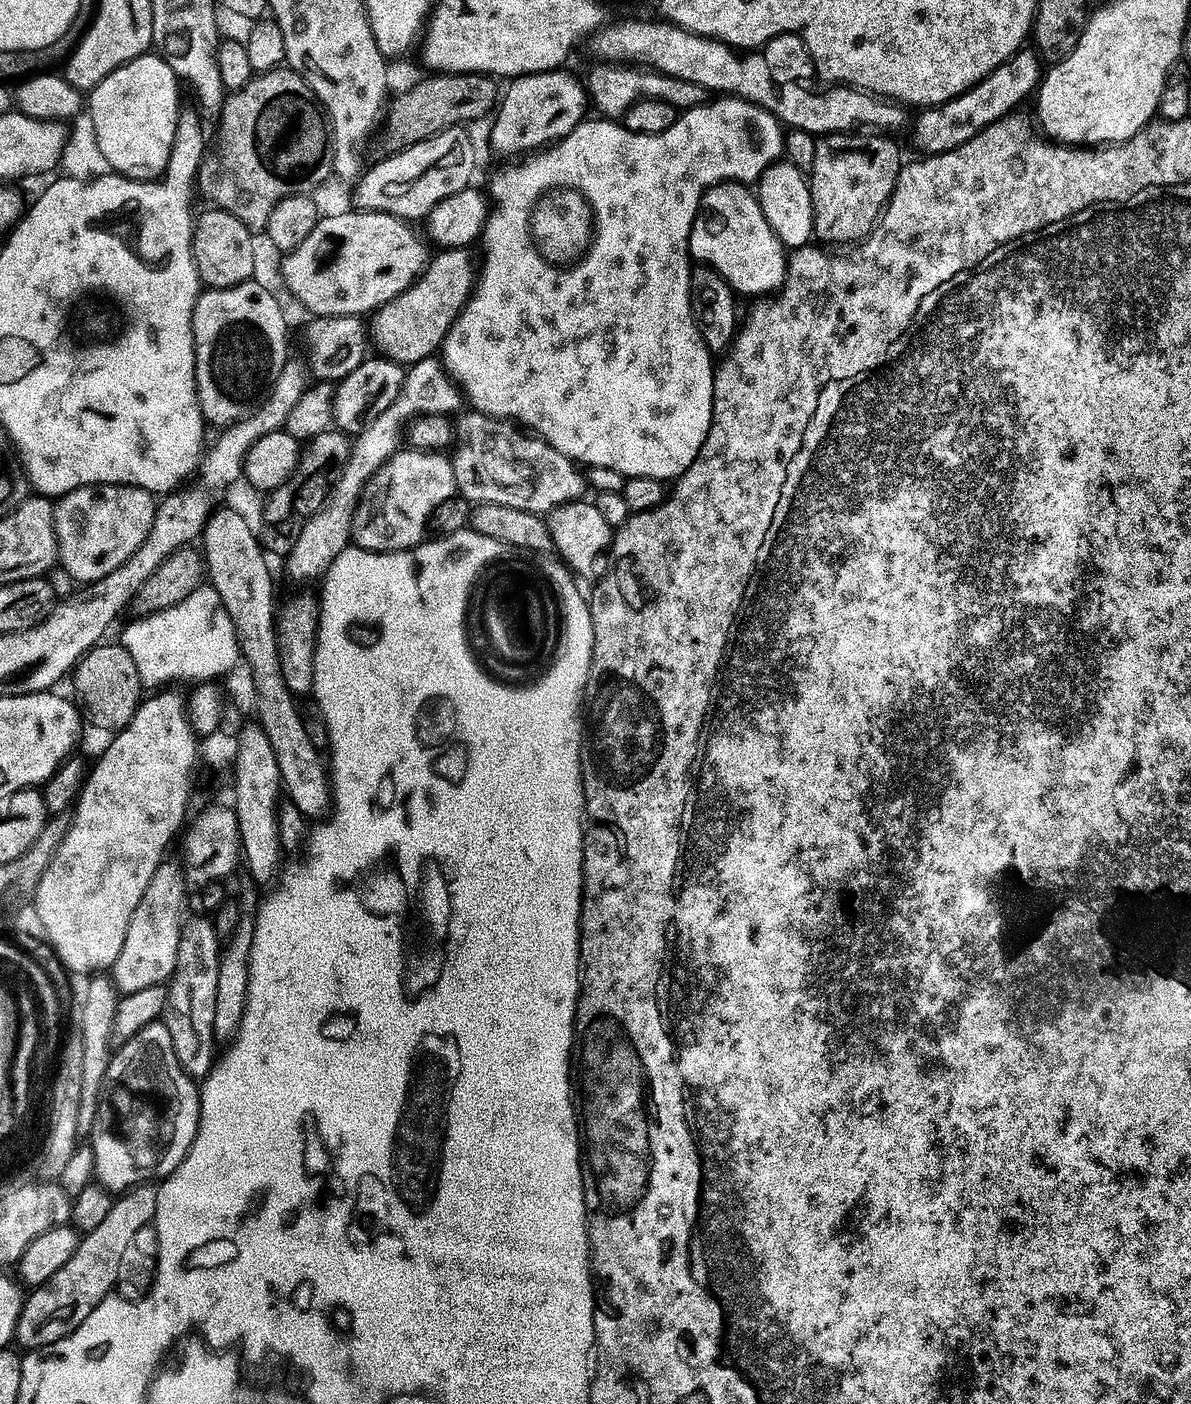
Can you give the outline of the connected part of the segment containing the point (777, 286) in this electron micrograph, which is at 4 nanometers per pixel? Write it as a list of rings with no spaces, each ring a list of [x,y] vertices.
[[[731,182],[708,189],[700,200],[696,221],[692,223],[688,251],[697,265],[717,272],[741,297],[768,298],[783,289],[790,256],[770,222],[766,222],[759,199],[748,192],[751,191],[745,185]]]

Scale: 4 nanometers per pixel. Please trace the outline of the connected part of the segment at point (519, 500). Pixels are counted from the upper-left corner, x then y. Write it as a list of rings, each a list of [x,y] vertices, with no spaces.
[[[475,410],[466,412],[459,417],[460,421],[458,419],[455,421],[454,453],[456,452],[456,456],[451,457],[456,491],[461,497],[464,495],[466,499],[473,500],[471,503],[476,506],[481,504],[510,506],[514,510],[533,512],[536,516],[555,513],[563,504],[576,504],[585,499],[586,476],[585,473],[584,476],[580,473],[583,471],[576,461],[554,450],[539,436],[521,430],[515,423],[495,420],[493,416],[483,416]]]

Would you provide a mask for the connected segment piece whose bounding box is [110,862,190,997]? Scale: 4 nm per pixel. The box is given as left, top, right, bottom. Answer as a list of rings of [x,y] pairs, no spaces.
[[[171,862],[160,865],[138,906],[138,910],[134,910],[134,918],[130,922],[130,930],[126,934],[126,942],[122,946],[122,954],[116,965],[110,969],[110,976],[115,987],[124,996],[126,994],[139,997],[146,990],[150,990],[151,987],[167,985],[175,977],[178,971],[176,963],[180,960],[180,944],[185,943],[186,919],[184,920],[184,915],[188,912],[188,891],[190,891],[190,888],[186,883],[186,872],[183,867],[177,866],[175,868]]]

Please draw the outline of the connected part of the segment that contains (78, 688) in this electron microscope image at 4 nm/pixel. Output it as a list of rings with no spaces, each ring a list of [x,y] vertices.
[[[122,644],[99,645],[93,648],[78,664],[74,672],[74,692],[80,696],[78,704],[85,717],[91,722],[121,722],[127,724],[140,707],[144,687],[134,658]]]

